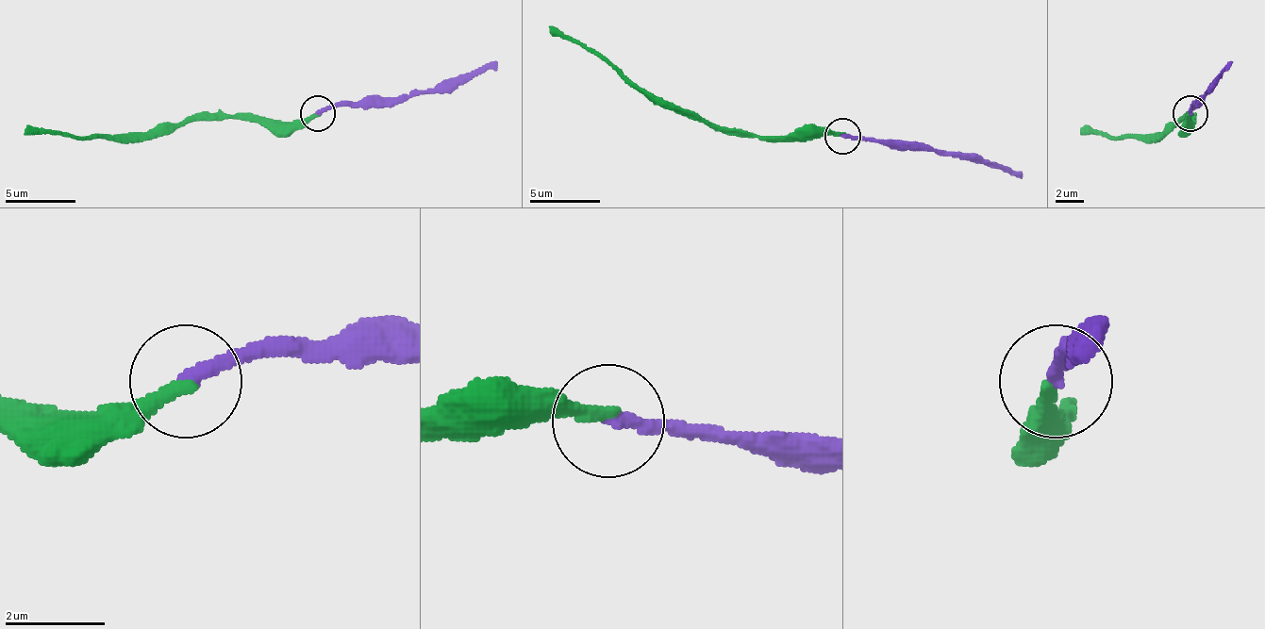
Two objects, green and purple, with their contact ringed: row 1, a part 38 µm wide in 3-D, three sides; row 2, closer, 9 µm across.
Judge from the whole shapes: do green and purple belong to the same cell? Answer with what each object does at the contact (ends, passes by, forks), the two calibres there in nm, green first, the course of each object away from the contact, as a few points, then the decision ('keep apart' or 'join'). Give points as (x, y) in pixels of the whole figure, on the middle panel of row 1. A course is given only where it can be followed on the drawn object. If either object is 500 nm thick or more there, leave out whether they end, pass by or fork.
green ends | purple ends | 280/280 nm | green via (843, 135), (801, 139), (716, 131), (648, 100), (606, 60), (549, 25) | purple via (843, 135), (924, 142), (946, 153), (974, 153), (1021, 177) | join

